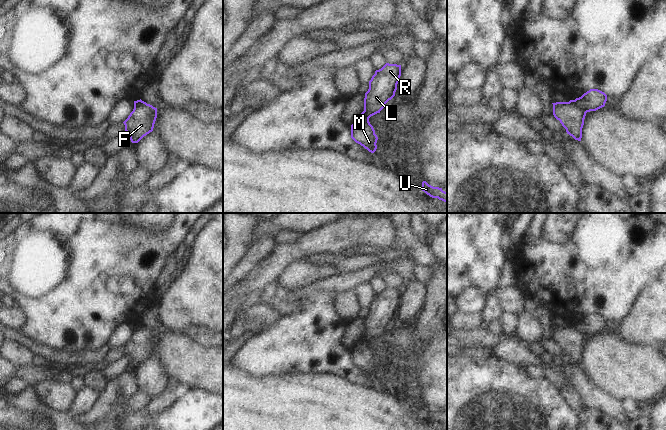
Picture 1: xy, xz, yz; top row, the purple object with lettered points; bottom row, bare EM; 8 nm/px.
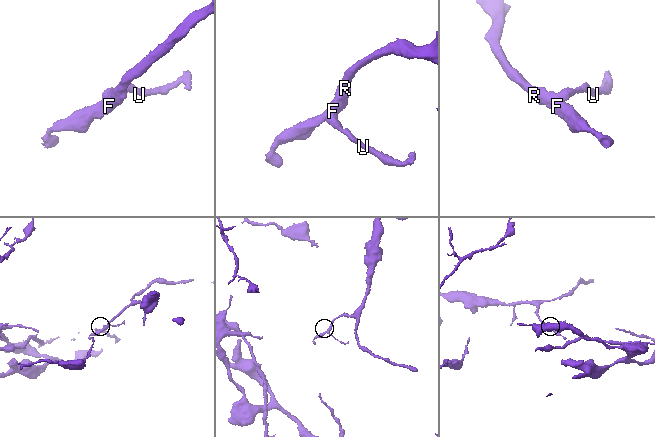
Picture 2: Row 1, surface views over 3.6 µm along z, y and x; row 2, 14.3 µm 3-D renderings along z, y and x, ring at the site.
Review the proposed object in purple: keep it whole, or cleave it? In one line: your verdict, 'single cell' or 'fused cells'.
fused cells

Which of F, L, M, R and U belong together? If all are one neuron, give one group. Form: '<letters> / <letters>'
F L R / M U

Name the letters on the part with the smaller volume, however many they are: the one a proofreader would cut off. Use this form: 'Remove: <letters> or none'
Remove: M, U

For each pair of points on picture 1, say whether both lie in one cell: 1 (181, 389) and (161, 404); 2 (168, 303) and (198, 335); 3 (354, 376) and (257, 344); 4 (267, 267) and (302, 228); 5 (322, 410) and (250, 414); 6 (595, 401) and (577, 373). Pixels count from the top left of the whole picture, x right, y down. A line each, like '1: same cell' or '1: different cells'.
1: same cell
2: different cells
3: same cell
4: different cells
5: same cell
6: same cell

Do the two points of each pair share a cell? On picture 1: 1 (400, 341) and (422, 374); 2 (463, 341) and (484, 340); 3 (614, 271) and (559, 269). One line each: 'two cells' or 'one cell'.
1: one cell
2: one cell
3: one cell

